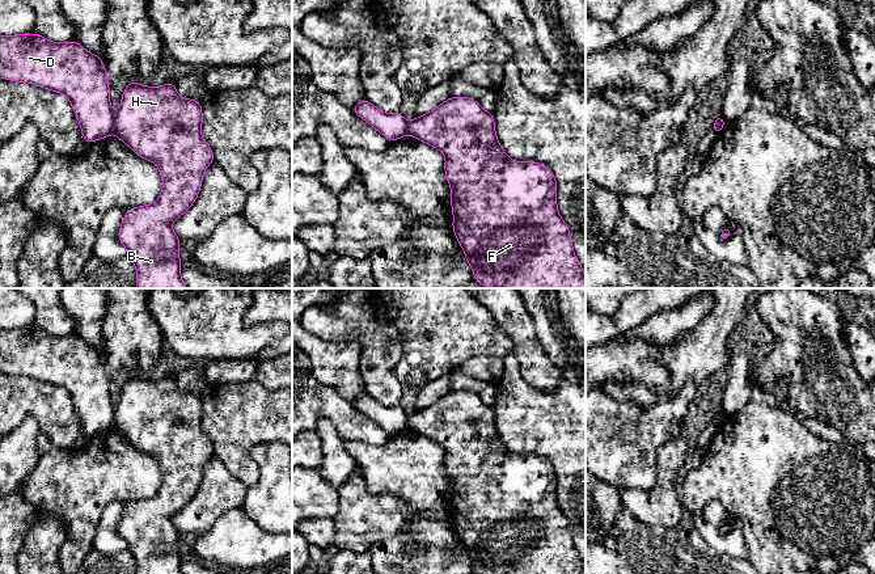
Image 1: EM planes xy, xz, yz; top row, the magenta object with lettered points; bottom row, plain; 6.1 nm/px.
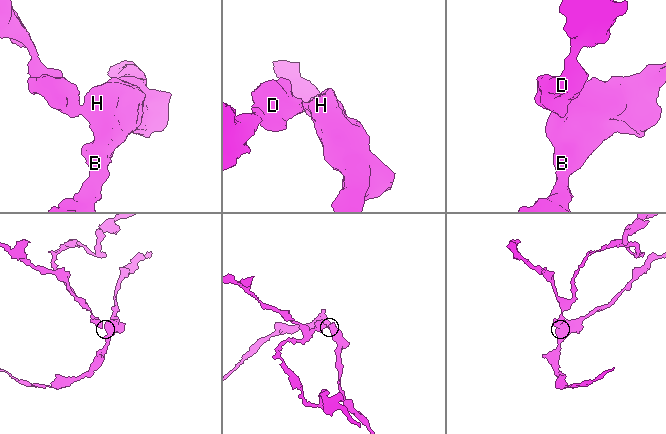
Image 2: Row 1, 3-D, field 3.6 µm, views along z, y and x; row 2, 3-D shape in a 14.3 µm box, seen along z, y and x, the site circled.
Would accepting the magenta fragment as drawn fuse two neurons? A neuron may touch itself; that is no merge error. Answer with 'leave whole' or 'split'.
split

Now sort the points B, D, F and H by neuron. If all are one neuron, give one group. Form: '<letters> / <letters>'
B F H / D

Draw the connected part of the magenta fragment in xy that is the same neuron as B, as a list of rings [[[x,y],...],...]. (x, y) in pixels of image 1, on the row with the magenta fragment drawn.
[[[131,80],[122,93],[114,134],[136,156],[156,164],[162,178],[158,198],[151,204],[128,208],[118,231],[136,269],[135,288],[187,288],[181,278],[179,237],[172,223],[194,204],[203,173],[215,161],[211,145],[200,134],[202,123],[202,102],[179,97],[174,83],[147,86]]]

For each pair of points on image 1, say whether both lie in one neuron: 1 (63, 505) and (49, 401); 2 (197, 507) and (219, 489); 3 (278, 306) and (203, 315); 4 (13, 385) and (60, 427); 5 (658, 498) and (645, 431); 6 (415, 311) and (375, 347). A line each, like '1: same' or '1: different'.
1: different
2: same
3: different
4: same
5: different
6: different

